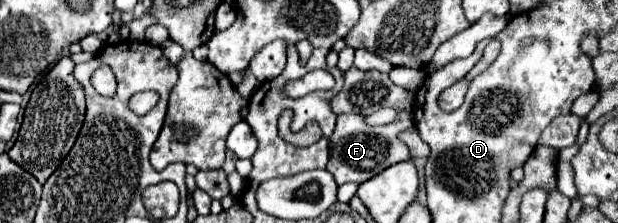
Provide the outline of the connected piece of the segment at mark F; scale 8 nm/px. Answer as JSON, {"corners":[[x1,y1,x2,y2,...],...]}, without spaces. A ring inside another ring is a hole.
{"corners":[[403,109,399,117,381,127,371,127,363,121,361,115,339,115,335,133,331,135,331,157,327,163,329,173,333,173,337,185,343,183,363,183,365,179,375,177,383,169,387,169,393,163,407,161,409,149,397,139,397,133,403,129,409,129,413,125,413,113,409,109]]}

